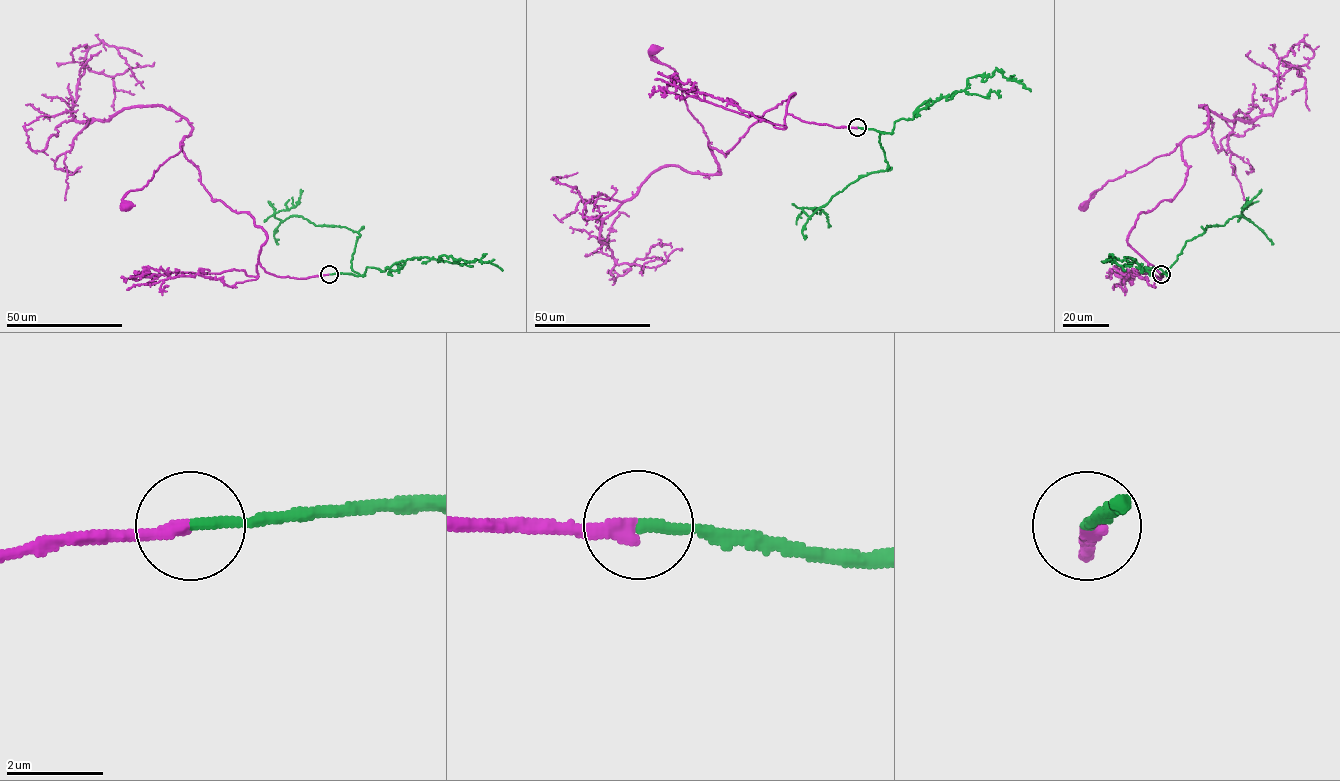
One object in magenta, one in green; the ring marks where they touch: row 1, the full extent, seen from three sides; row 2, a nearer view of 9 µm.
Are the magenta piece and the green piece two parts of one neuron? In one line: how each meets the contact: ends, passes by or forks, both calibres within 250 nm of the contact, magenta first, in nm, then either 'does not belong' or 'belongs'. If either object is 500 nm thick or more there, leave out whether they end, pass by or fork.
magenta ends; green ends; calibres 320 and 240 nm; belongs

